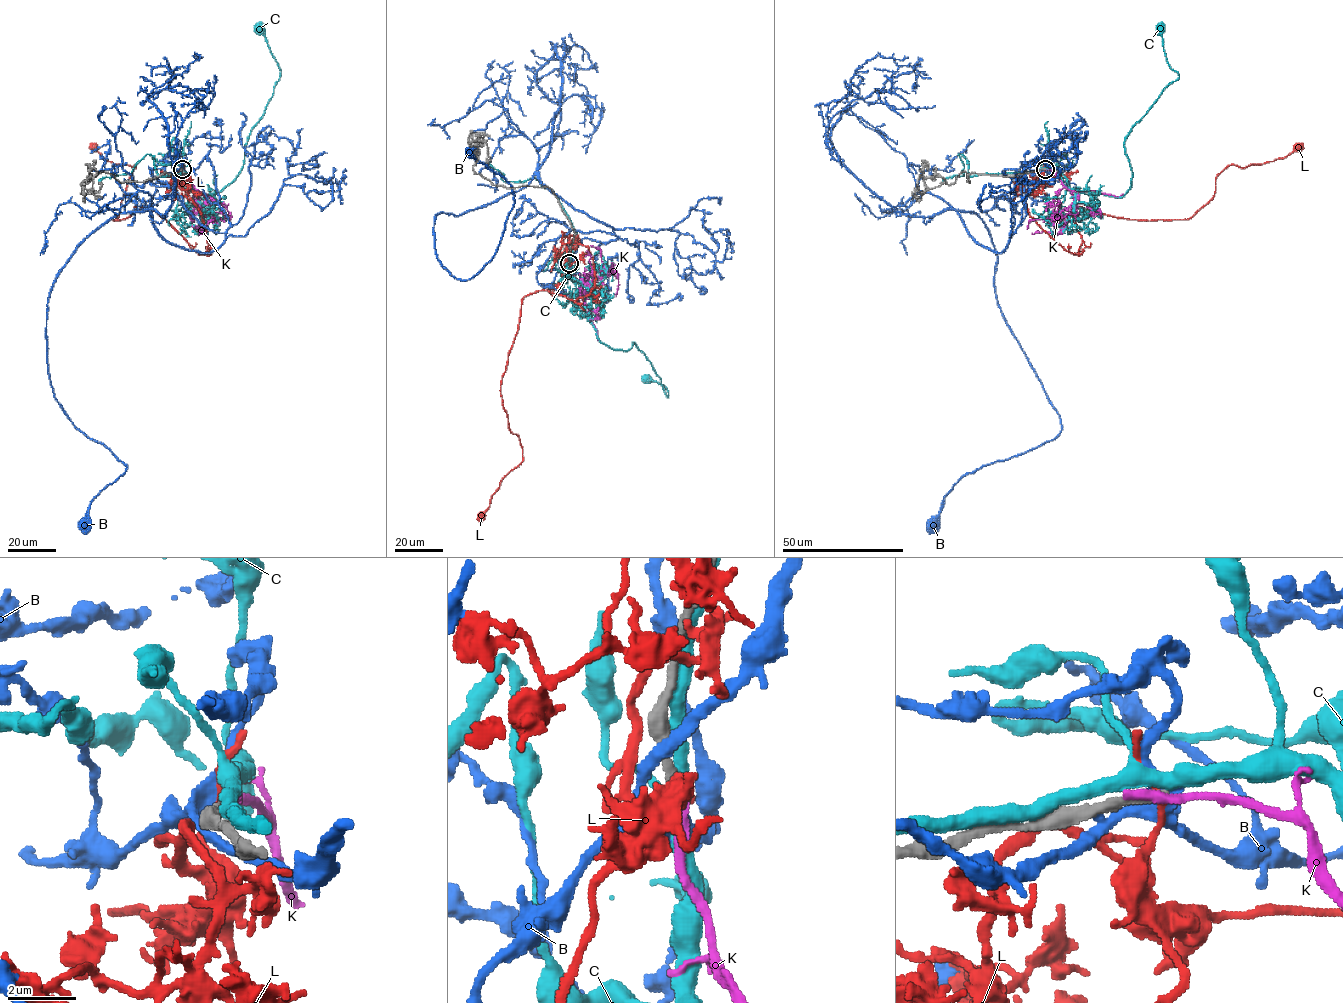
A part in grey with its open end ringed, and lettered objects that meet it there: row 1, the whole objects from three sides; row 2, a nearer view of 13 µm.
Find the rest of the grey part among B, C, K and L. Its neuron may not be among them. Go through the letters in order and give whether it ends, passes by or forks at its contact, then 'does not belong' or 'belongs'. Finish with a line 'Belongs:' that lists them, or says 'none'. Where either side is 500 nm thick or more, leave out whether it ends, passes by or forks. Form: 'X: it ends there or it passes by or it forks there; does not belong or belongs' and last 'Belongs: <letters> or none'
B: does not belong
C: it forks there; does not belong
K: it ends there; does not belong
L: it passes by; does not belong
Belongs: none

